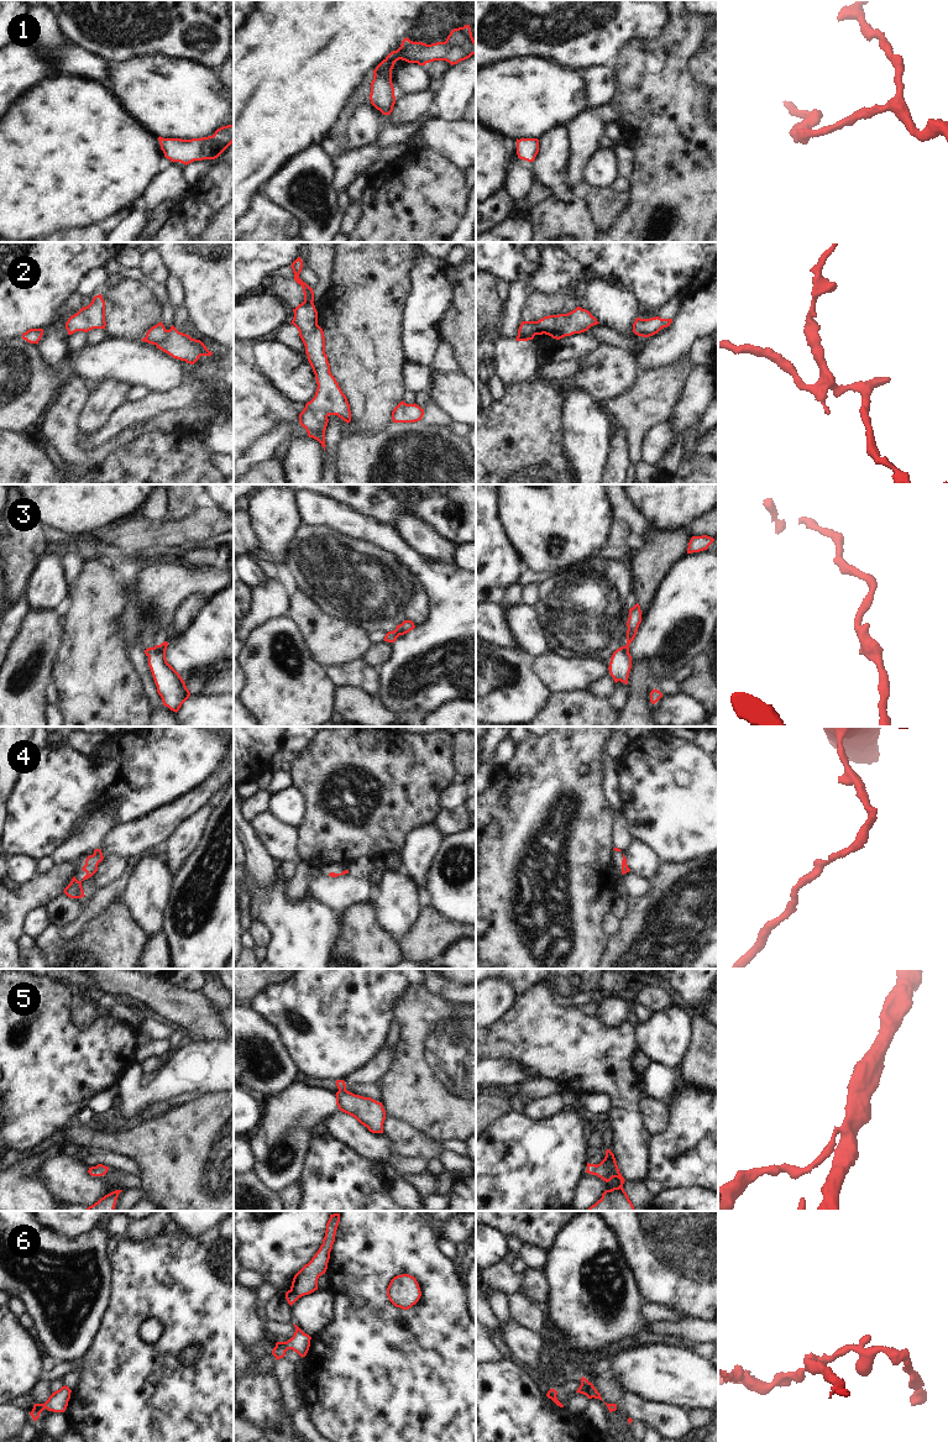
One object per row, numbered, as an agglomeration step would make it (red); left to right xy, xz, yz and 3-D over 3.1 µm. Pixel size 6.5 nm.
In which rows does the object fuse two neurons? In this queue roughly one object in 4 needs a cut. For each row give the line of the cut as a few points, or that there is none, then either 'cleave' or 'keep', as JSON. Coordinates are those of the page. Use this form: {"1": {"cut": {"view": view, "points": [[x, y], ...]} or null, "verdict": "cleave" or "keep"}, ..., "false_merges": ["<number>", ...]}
{"1": {"cut": null, "verdict": "keep"}, "2": {"cut": null, "verdict": "keep"}, "3": {"cut": null, "verdict": "keep"}, "4": {"cut": null, "verdict": "keep"}, "5": {"cut": null, "verdict": "keep"}, "6": {"cut": null, "verdict": "keep"}, "false_merges": []}

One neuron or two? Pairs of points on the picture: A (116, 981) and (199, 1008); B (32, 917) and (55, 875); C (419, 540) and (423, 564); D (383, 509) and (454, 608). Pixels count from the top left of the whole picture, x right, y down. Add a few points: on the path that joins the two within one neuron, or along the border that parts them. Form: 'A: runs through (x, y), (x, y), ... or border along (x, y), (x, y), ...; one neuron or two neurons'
A: runs through (137, 985), (178, 1006); one neuron
B: border along (43, 906), (36, 906), (26, 913), (22, 931); two neurons
C: border along (401, 534), (412, 548), (427, 557), (449, 564); two neurons
D: border along (372, 517), (398, 530); two neurons

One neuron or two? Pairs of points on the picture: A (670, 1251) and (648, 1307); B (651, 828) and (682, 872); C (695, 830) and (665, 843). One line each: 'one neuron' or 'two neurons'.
A: two neurons
B: two neurons
C: one neuron

